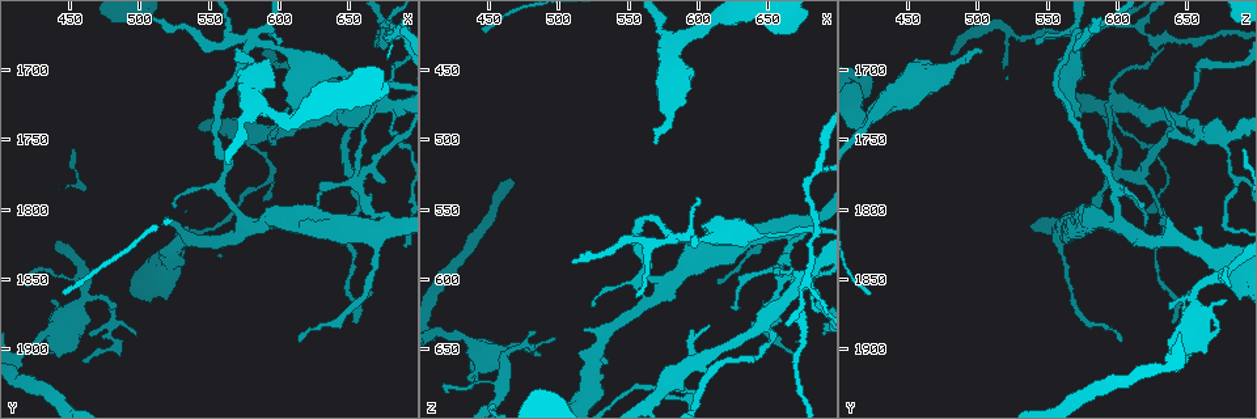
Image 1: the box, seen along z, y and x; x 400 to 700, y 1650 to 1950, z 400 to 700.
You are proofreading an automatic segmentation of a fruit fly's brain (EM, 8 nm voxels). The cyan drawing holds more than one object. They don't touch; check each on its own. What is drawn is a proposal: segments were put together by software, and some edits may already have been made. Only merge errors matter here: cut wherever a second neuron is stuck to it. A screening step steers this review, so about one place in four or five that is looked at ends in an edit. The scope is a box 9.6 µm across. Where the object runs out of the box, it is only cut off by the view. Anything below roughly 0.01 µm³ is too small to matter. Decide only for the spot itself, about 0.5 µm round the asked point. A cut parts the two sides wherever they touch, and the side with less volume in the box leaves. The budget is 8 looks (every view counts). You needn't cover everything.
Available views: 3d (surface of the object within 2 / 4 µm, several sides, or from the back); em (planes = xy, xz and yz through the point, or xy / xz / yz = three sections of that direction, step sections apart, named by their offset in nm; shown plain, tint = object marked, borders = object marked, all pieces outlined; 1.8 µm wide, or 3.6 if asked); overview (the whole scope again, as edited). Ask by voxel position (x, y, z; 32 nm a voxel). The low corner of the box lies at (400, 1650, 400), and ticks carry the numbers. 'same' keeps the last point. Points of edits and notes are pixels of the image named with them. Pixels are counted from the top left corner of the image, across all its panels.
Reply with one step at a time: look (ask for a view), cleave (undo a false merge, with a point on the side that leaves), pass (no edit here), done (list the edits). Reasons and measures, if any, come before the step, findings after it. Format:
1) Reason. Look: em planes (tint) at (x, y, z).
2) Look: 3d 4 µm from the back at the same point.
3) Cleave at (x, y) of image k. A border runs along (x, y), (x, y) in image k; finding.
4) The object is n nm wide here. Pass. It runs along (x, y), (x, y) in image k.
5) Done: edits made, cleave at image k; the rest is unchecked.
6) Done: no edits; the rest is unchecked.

Four or more arms meet. Look: 3d 4 µm at (582, 1678, 568).

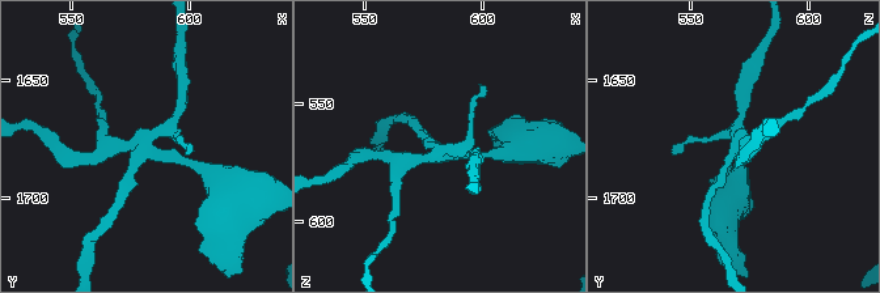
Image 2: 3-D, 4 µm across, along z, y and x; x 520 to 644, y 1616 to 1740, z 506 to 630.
Look: em planes (tint) at (581, 1678, 569).

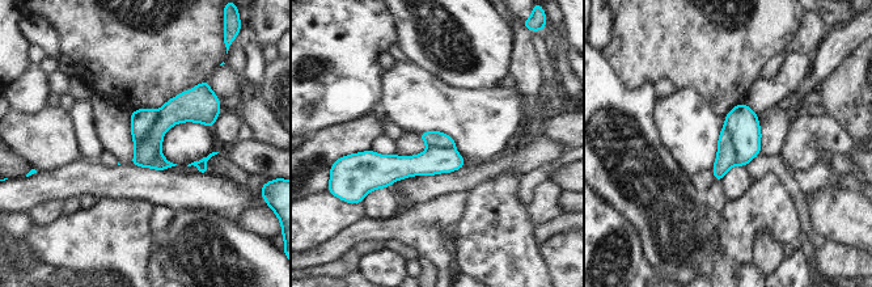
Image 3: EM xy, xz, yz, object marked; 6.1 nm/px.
Cleave at (744, 125) of image 3. The part that leaves runs along (360, 159), (372, 165), (461, 163) in image 3; two neurons meet here.

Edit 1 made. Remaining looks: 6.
Four or more arms meet. Look: em planes (tint) at (674, 1672, 618).

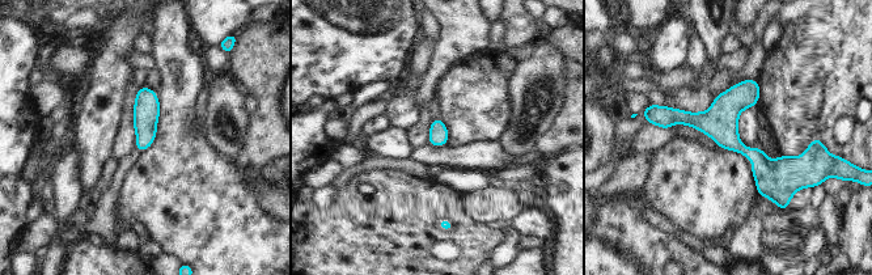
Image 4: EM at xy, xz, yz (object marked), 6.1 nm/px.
Pass. It runs along (655, 118), (712, 122), (766, 166), (807, 157) in image 4; all the same neuron.

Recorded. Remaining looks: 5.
Abrupt turn. Look: em xy step 16 (borders) at (664, 1814, 564).

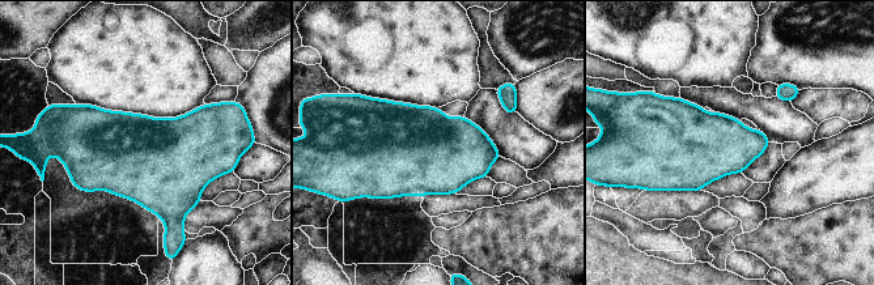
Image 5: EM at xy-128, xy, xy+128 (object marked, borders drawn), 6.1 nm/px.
Cut it another way. Look: em planes (borders) at the same point.

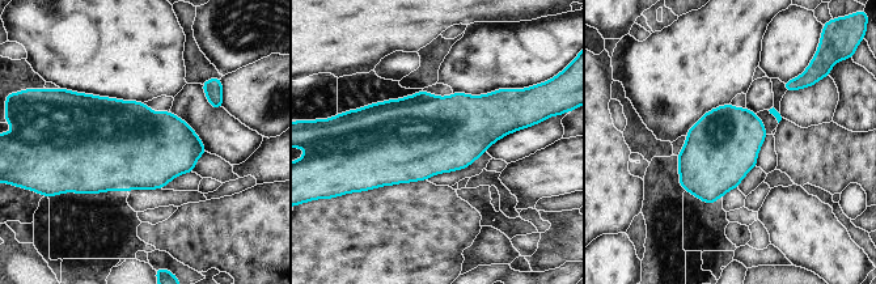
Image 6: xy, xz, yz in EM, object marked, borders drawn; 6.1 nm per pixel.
Pass. Continuous, no second neuron.

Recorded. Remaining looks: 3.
Thin neck. Look: em 3.6 µm xy step 16 (tint) at (458, 1866, 652).

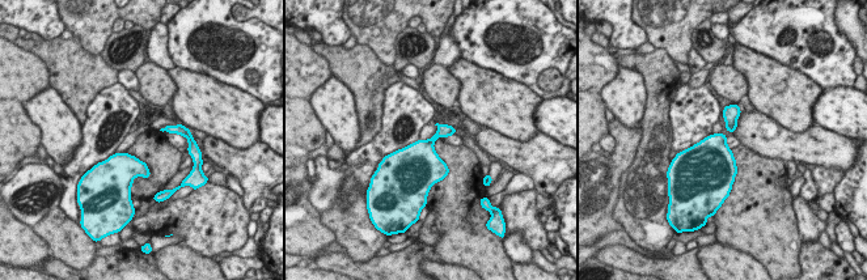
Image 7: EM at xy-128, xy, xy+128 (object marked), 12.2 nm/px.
Cut it another way. Look: em 3.6 µm yz step 4 (borders) at the same point.

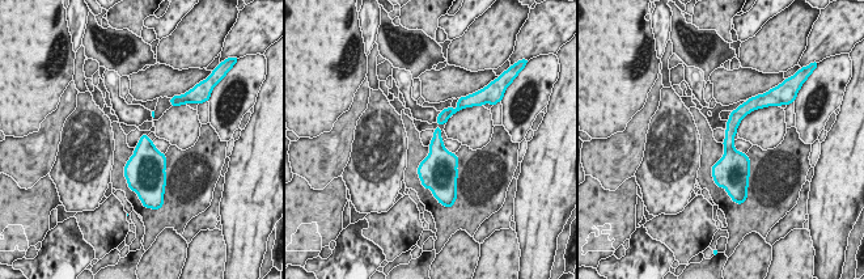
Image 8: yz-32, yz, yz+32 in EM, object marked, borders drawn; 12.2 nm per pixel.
The object is 160 nm wide here. Pass. All the same neuron.

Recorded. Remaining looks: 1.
Done: edits made, cleave at image 3; the rest is unchecked.

